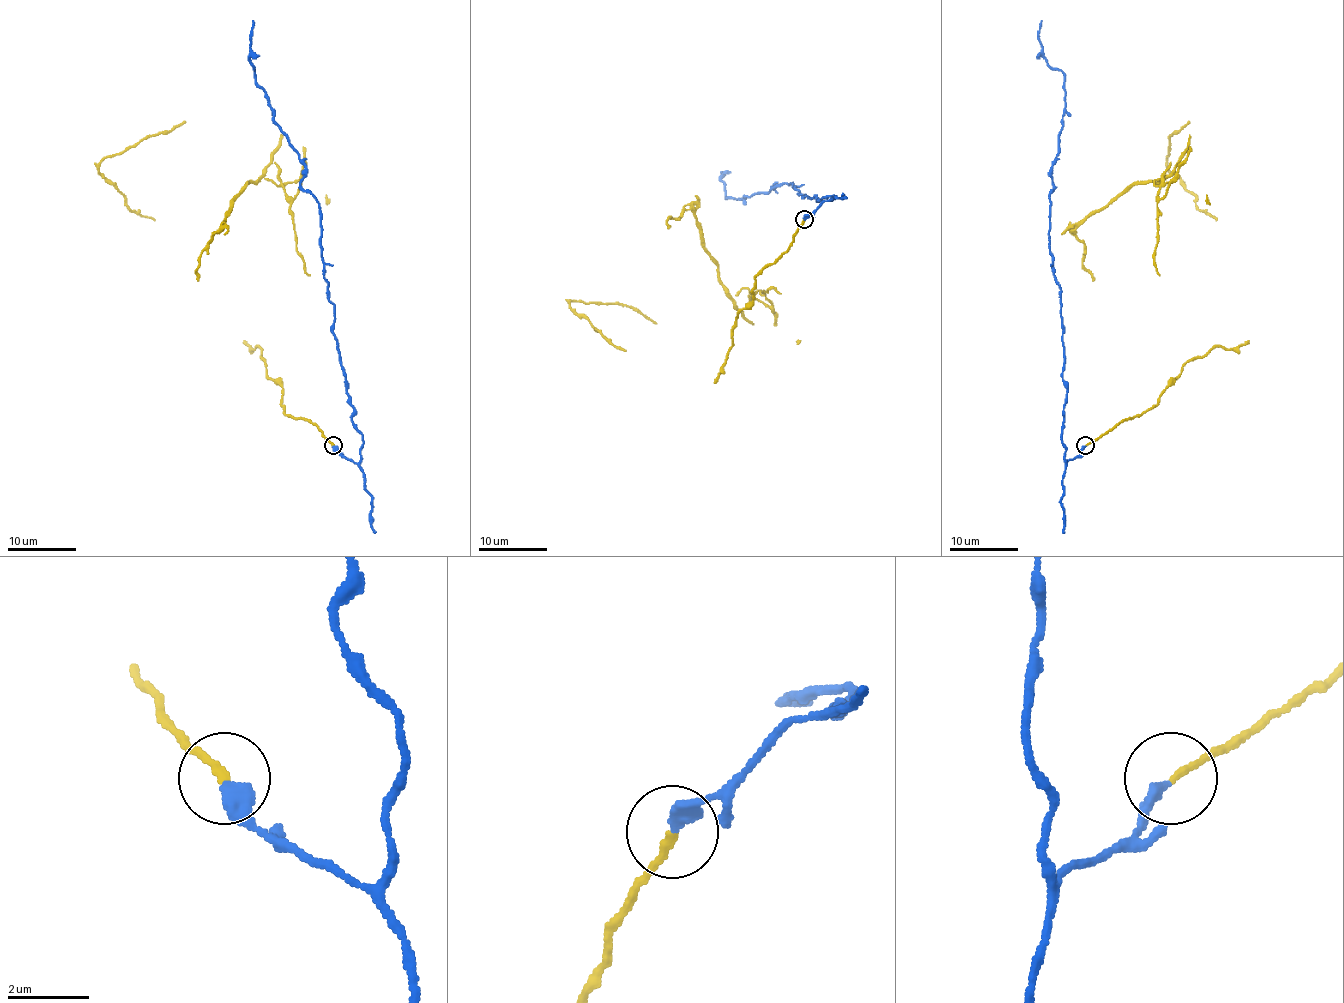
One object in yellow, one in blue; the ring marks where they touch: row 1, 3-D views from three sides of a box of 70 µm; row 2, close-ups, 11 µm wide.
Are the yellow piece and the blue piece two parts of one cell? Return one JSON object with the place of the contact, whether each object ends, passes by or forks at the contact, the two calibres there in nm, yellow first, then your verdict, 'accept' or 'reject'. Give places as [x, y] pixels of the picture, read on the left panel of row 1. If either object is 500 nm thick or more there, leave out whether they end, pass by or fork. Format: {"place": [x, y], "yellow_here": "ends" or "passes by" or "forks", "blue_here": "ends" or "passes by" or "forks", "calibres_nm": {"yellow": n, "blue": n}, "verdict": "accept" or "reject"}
{"place": [333, 445], "yellow_here": "ends", "blue_here": "ends", "calibres_nm": {"yellow": 180, "blue": 380}, "verdict": "reject"}

